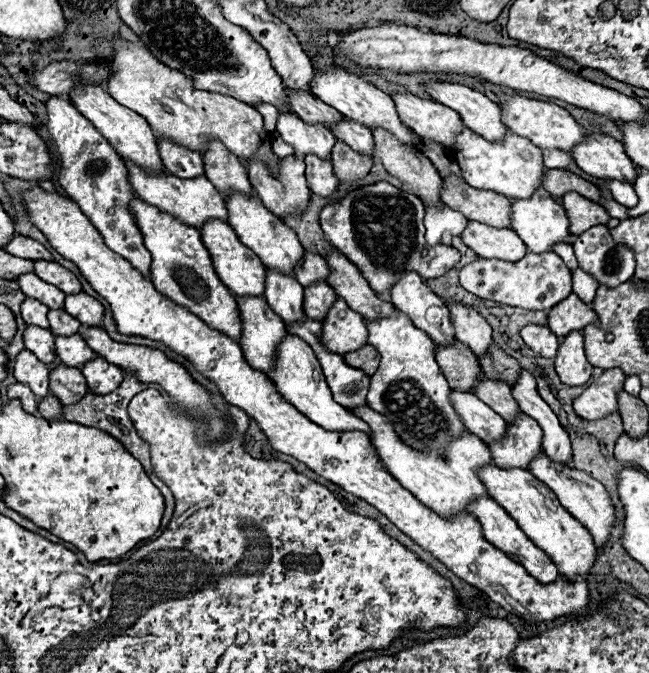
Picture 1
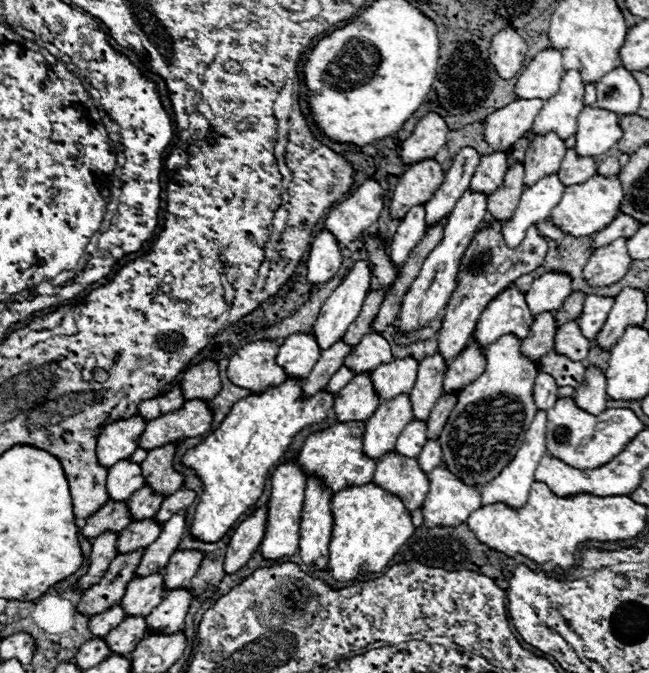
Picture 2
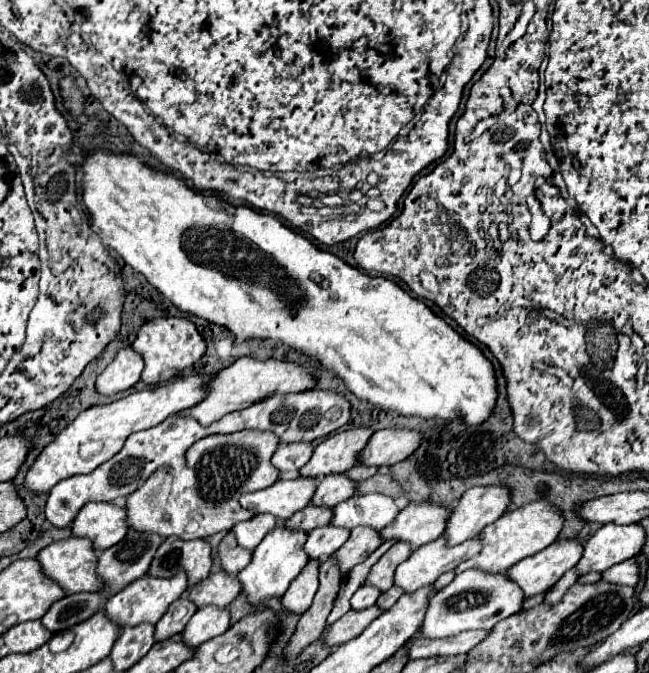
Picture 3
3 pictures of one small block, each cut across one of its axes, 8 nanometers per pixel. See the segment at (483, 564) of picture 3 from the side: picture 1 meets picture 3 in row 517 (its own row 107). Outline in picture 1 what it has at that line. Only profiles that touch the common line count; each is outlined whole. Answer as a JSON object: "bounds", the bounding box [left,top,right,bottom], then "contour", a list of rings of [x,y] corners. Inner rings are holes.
{"bounds":[500,96,586,152],"contour":[[[502,96],[500,108],[504,116],[504,124],[518,134],[528,138],[532,144],[538,144],[540,148],[556,148],[562,152],[572,152],[572,148],[586,140],[586,130],[560,106],[552,102],[542,102],[534,98],[520,98],[520,96]]]}

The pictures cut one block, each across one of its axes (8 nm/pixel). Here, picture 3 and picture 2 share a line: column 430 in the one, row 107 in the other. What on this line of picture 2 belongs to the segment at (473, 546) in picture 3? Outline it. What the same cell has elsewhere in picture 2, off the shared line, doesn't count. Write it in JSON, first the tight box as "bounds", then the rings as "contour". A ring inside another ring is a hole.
{"bounds":[530,70,584,140],"contour":[[[570,70],[570,72],[566,72],[562,76],[560,90],[550,100],[544,100],[542,110],[538,112],[538,116],[536,116],[530,132],[536,134],[536,136],[546,136],[548,132],[556,132],[562,140],[568,140],[576,132],[576,118],[578,118],[578,114],[582,110],[584,110],[584,84],[580,80],[580,74],[574,72],[574,70]]]}

